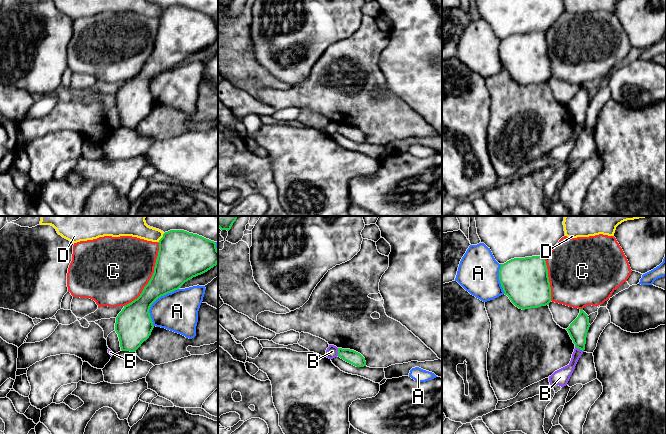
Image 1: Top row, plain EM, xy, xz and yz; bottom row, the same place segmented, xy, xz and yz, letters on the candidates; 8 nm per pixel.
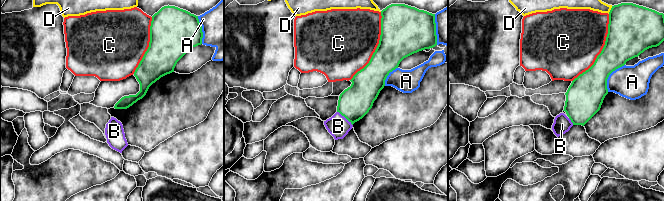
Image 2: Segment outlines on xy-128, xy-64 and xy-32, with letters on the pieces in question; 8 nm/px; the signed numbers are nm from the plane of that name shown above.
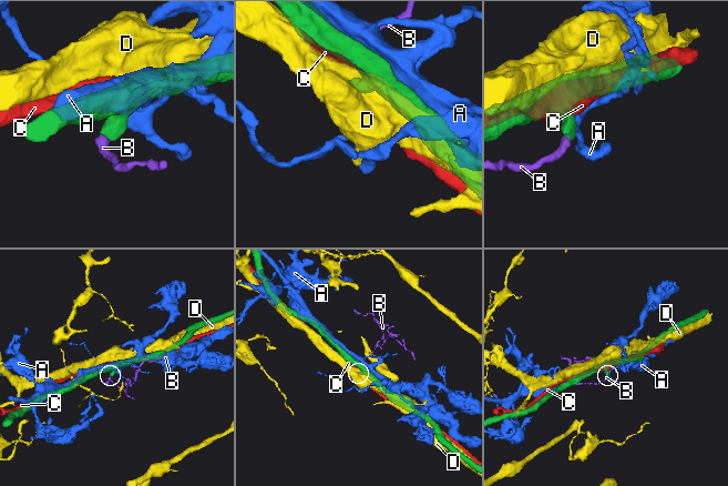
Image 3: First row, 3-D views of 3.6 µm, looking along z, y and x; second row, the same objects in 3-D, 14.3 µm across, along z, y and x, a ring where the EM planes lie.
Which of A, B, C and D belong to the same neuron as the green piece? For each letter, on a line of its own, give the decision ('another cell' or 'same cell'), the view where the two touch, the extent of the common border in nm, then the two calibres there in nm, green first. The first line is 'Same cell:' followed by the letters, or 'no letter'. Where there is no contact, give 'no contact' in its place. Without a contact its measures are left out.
Same cell: no letter
A: another cell; meets green in xy; contact 360 nm long; 300 nm thick on the green side, 320 nm on the other
B: another cell; meets green in yz; contact 80 nm long; 150 nm thick on the green side, 110 nm on the other
C: another cell; meets green in xy; contact 600 nm long; 340 nm thick on the green side, 480 nm on the other
D: another cell; meets green in xy; contact 90 nm long; 380 nm thick on the green side, 190 nm on the other

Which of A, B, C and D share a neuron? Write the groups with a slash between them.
A / B / C / D

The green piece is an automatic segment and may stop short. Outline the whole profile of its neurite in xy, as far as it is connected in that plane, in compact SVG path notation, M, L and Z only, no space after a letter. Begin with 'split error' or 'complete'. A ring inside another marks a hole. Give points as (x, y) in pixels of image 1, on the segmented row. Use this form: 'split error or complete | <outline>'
complete | M170 230L159 240L154 273L140 296L116 317L115 331L122 351L135 352L154 328L149 310L161 296L218 263L216 243L184 230Z

